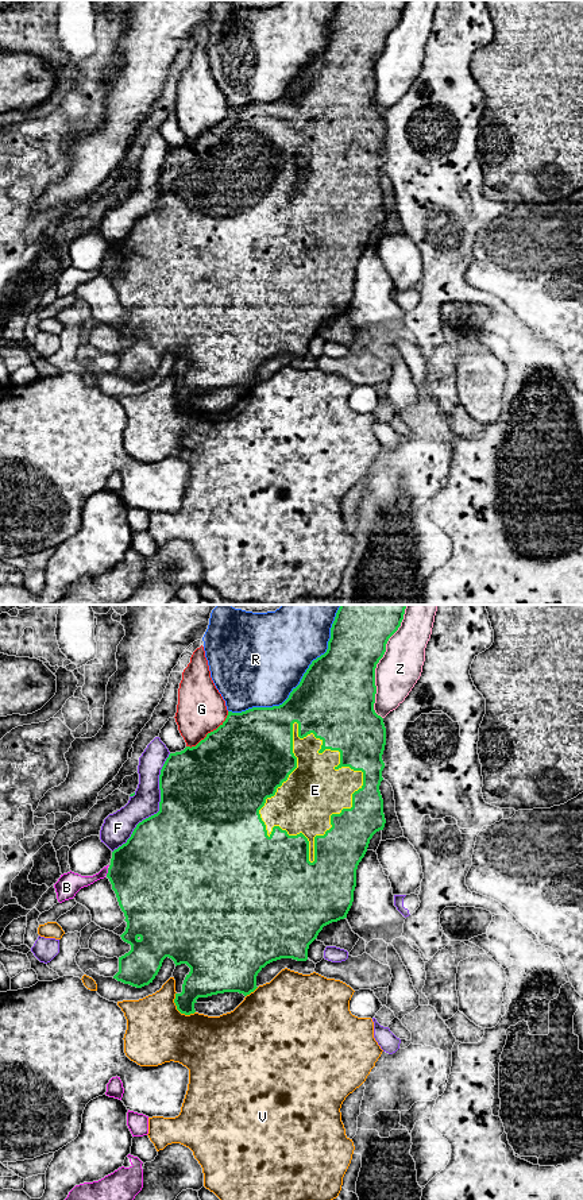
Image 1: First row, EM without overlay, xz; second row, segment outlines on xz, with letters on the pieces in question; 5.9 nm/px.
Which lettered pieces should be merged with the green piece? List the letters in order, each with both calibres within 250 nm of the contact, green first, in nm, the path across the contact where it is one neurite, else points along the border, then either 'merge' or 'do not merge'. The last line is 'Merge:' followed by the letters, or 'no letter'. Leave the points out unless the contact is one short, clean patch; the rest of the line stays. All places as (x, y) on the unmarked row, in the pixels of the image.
B: calibres 480 and 140 nm; do not merge
E: calibres 500 and 340 nm; merge
F: calibres 500 and 160 nm; do not merge
G: calibres 500 and 280 nm; do not merge
R: calibres 460 and 500 nm; do not merge
V: calibres 200 and 360 nm; do not merge
Z: calibres 400 and 260 nm; do not merge
Merge: E

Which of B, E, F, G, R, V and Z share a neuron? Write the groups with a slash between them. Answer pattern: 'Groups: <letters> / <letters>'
Groups: B / E / F / G / R / V / Z

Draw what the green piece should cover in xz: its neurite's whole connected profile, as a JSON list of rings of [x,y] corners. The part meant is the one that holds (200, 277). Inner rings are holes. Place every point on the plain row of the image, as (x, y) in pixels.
[[[340,0],[331,23],[327,47],[312,57],[300,80],[293,84],[282,100],[252,103],[242,108],[228,107],[225,116],[196,142],[186,142],[181,147],[169,150],[159,170],[159,207],[139,217],[127,238],[112,247],[107,269],[127,317],[126,327],[120,332],[131,340],[131,346],[119,352],[119,367],[113,374],[142,383],[152,378],[166,352],[171,354],[175,362],[186,359],[190,367],[184,375],[182,387],[175,389],[174,398],[181,409],[190,410],[196,408],[194,400],[198,393],[224,387],[250,390],[258,383],[258,369],[273,356],[281,354],[306,356],[309,340],[323,323],[347,313],[354,297],[358,261],[364,252],[372,231],[383,225],[386,219],[379,186],[385,163],[382,150],[386,140],[386,123],[383,113],[374,105],[375,63],[386,47],[389,34],[401,22],[406,1]]]

